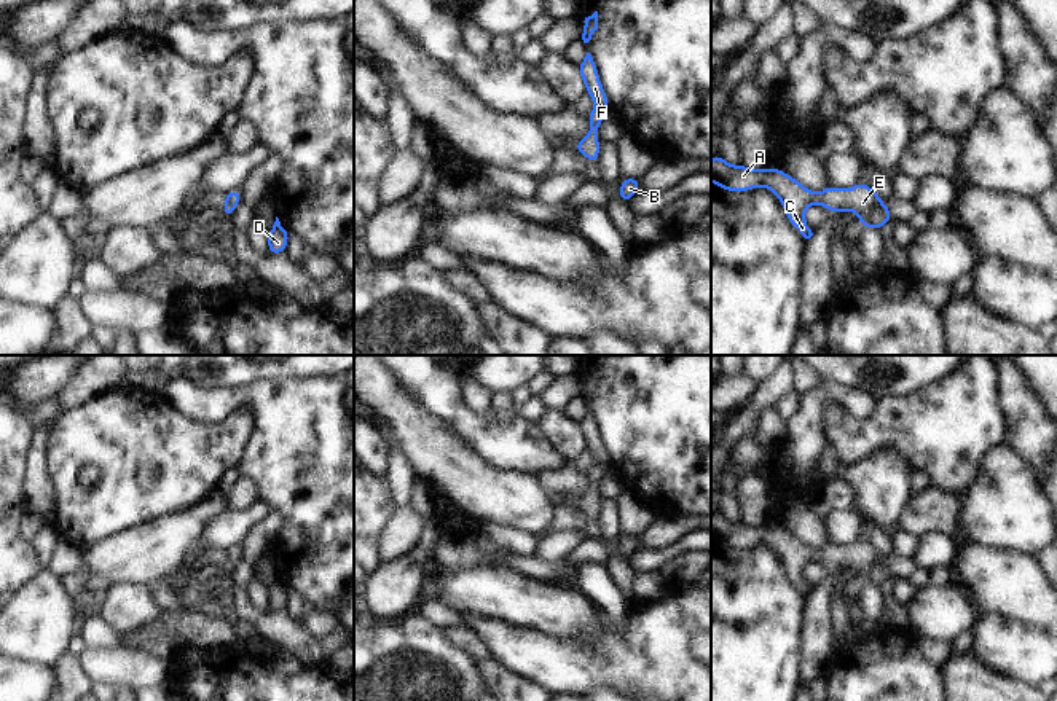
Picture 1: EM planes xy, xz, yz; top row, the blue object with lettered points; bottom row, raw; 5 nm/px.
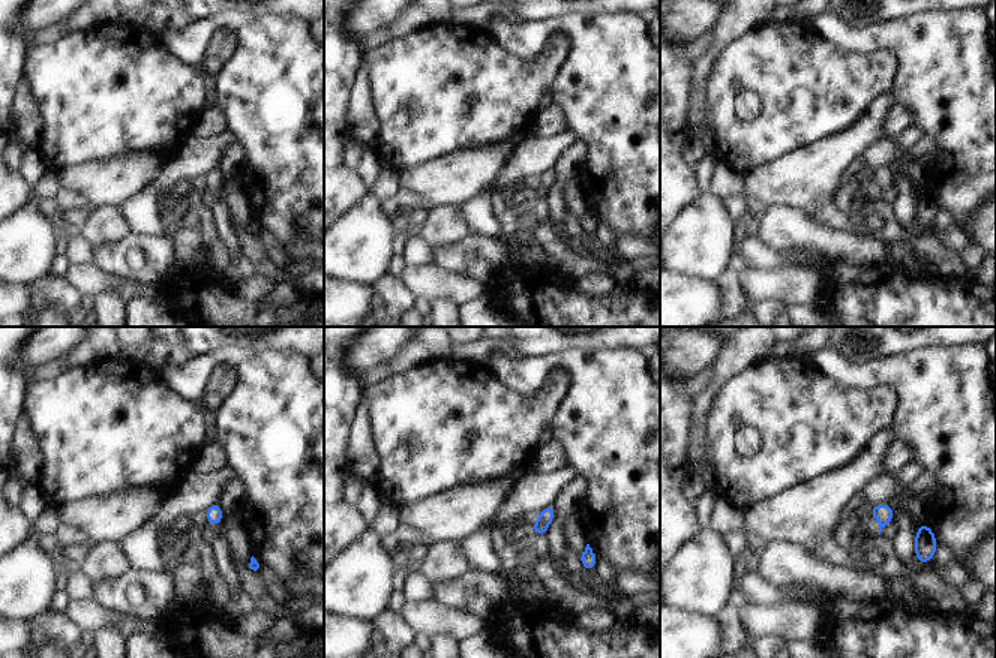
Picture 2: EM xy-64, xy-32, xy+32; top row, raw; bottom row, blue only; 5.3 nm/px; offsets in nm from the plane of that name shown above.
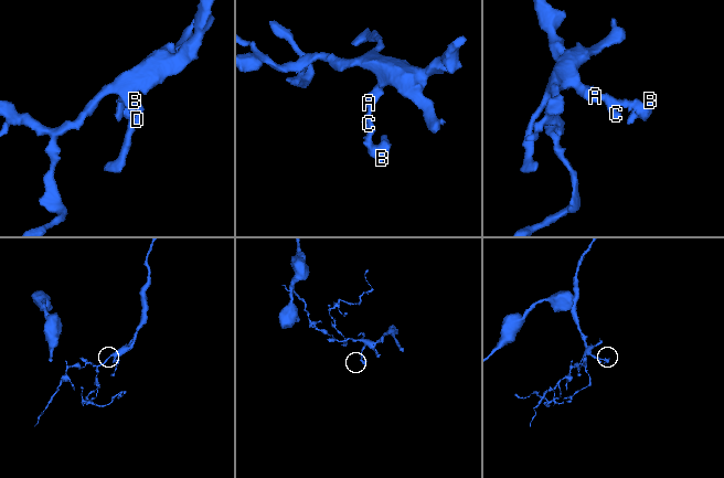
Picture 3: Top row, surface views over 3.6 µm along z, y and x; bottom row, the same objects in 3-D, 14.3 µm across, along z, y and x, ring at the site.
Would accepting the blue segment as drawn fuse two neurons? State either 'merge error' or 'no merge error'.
no merge error

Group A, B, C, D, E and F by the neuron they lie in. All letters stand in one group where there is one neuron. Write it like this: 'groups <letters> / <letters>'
groups A B C D E F

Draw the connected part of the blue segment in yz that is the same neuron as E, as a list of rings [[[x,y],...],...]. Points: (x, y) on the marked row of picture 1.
[[[721,153],[711,159],[711,182],[722,190],[745,193],[764,186],[776,194],[783,204],[788,221],[805,237],[813,236],[805,221],[805,210],[811,204],[821,204],[826,210],[835,210],[837,217],[851,209],[864,229],[882,229],[893,220],[883,199],[864,182],[850,190],[827,185],[821,193],[805,188],[799,180],[778,167],[752,170],[745,164],[730,166]]]

